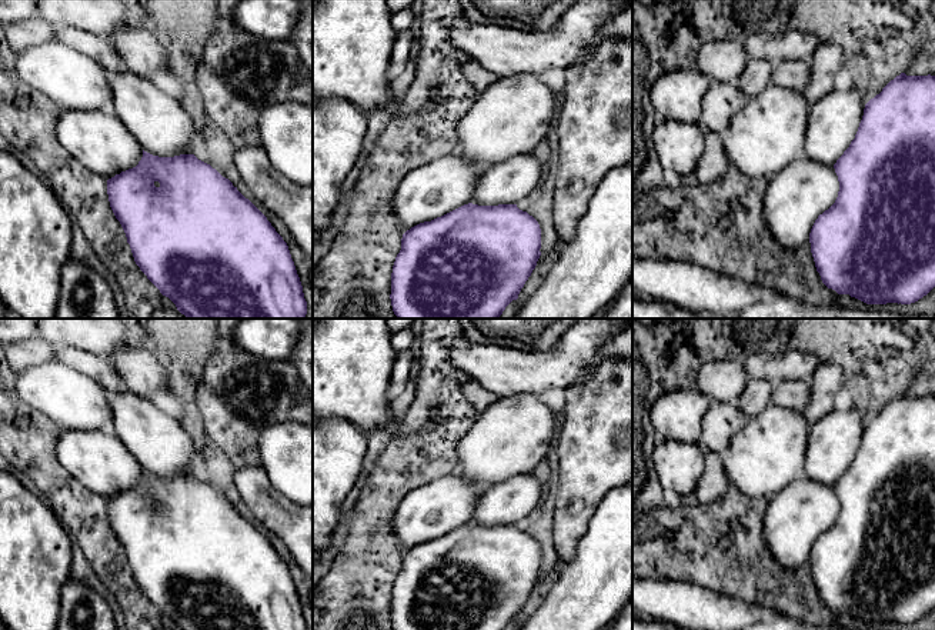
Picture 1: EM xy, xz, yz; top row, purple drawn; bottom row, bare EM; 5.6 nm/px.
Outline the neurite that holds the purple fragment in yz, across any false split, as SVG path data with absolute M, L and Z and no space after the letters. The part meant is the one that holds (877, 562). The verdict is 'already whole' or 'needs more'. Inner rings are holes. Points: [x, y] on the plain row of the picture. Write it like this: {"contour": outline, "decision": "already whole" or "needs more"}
{"contour": "M901 393L868 423L854 407L832 410L809 427L804 476L832 486L839 501L835 523L809 553L822 603L866 624L911 624L926 616L935 607L935 396Z", "decision": "needs more"}

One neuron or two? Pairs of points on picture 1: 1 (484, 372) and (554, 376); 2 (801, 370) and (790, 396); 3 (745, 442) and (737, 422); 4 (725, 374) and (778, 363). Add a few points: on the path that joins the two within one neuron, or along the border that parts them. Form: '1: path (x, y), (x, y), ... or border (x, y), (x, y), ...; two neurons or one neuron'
1: path (501, 372), (537, 372); one neuron
2: path (802, 377), (805, 382), (797, 389); one neuron
3: border (748, 420), (727, 447); two neurons
4: path (738, 374), (765, 374); one neuron

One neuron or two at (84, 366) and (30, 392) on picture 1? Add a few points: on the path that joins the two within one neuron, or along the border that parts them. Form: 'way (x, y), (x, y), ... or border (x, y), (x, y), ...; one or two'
border (43, 362), (59, 360), (84, 373), (104, 389); two

